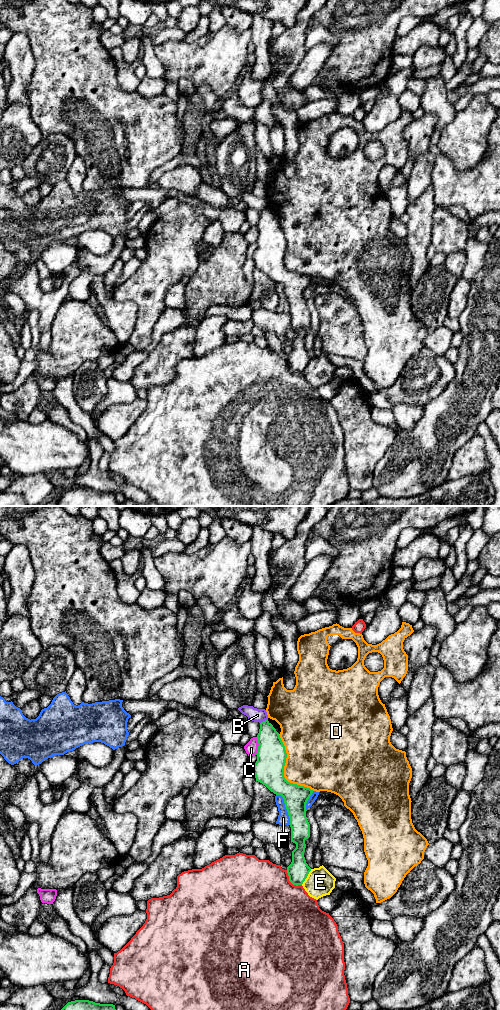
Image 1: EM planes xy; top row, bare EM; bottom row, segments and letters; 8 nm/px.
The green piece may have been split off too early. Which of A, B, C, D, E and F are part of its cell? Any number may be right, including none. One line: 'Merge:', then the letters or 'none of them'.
Merge: none of them

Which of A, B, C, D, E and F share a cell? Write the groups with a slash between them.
A / B / C / D / E / F

